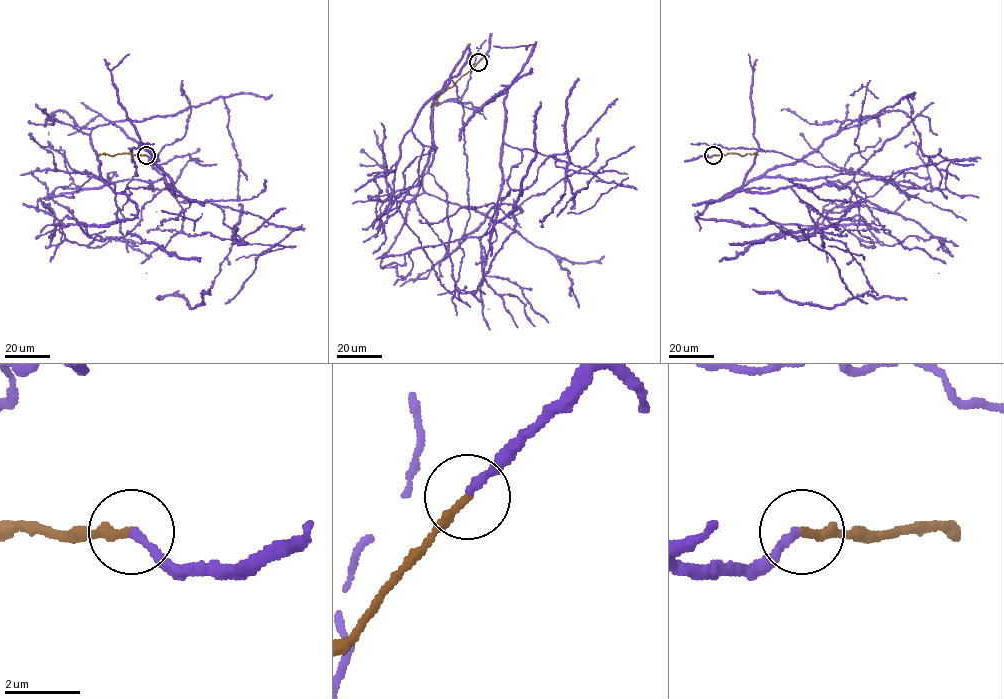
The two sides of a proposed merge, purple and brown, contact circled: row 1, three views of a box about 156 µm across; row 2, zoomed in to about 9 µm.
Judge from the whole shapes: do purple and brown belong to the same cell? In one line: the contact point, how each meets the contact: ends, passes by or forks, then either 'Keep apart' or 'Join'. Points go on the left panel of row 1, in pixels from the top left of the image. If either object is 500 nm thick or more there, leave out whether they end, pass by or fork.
Place: (146, 155). At the ring purple ends. At the ring brown ends. Join

